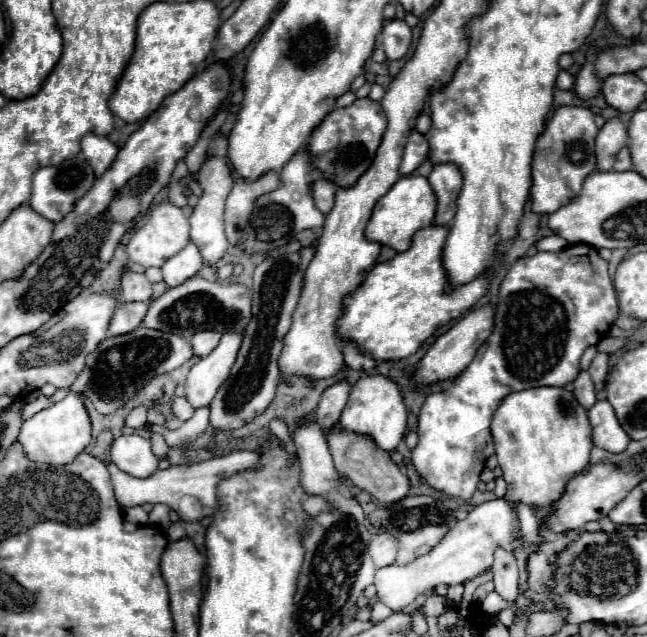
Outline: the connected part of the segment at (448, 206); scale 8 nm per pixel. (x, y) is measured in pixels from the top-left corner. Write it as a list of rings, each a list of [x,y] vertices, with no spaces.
[[[442,162],[442,164],[434,164],[428,182],[438,196],[438,210],[436,210],[434,224],[446,226],[452,222],[456,212],[456,200],[462,188],[462,174],[456,164]]]

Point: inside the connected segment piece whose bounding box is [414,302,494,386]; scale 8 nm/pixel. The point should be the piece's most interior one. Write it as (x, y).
(451, 353)

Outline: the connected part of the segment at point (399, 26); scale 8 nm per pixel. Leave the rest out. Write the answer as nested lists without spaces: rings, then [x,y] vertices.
[[[390,20],[382,30],[382,50],[388,60],[398,60],[408,52],[408,42],[412,42],[412,32],[408,32],[408,24],[404,20]]]

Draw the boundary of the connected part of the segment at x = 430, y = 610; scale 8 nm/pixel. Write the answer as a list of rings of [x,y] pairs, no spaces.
[[[432,594],[432,596],[426,600],[426,604],[422,606],[422,610],[424,610],[426,614],[430,614],[430,616],[440,616],[440,614],[446,612],[446,608],[448,608],[446,598],[442,598],[442,596],[438,596],[438,594]]]

